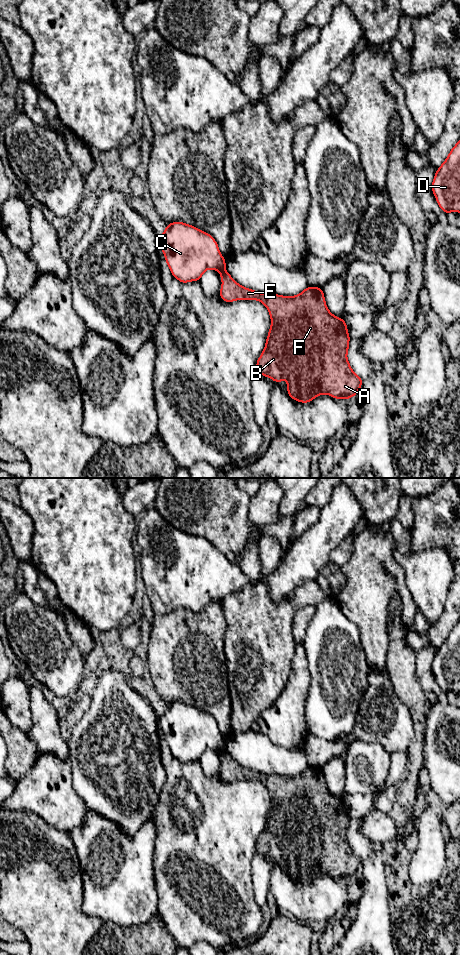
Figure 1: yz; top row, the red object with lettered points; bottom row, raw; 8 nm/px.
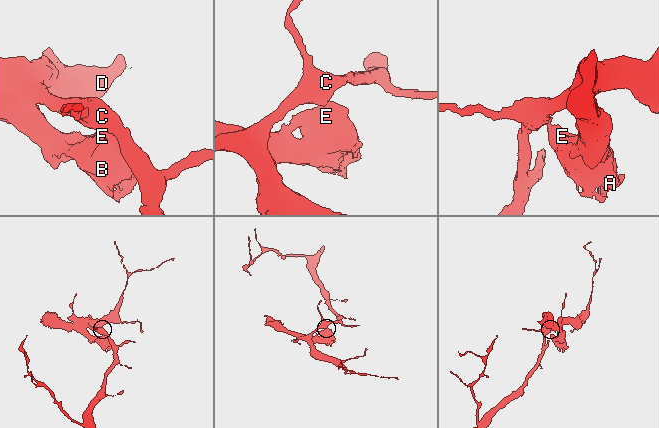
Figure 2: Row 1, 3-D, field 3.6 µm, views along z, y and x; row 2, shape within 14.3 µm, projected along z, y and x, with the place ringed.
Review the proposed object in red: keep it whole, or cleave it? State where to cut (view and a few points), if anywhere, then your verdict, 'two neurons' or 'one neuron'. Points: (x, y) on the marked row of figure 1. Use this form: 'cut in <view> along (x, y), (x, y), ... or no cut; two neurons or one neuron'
cut in yz along (224, 269), (220, 272); two neurons

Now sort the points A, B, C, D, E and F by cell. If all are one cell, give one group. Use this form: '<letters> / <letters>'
A B E F / C D

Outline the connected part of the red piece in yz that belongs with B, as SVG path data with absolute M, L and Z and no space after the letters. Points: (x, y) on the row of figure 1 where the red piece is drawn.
M226 270L220 272L220 277L222 286L219 296L223 301L258 300L269 311L271 326L265 348L256 363L256 372L264 377L271 378L273 382L281 383L284 378L288 385L288 395L301 403L309 403L318 395L323 394L329 394L334 399L344 398L348 400L359 393L363 380L355 374L347 359L350 336L346 322L329 311L322 288L308 286L296 296L282 296L278 294L264 294L245 288L238 284Z

